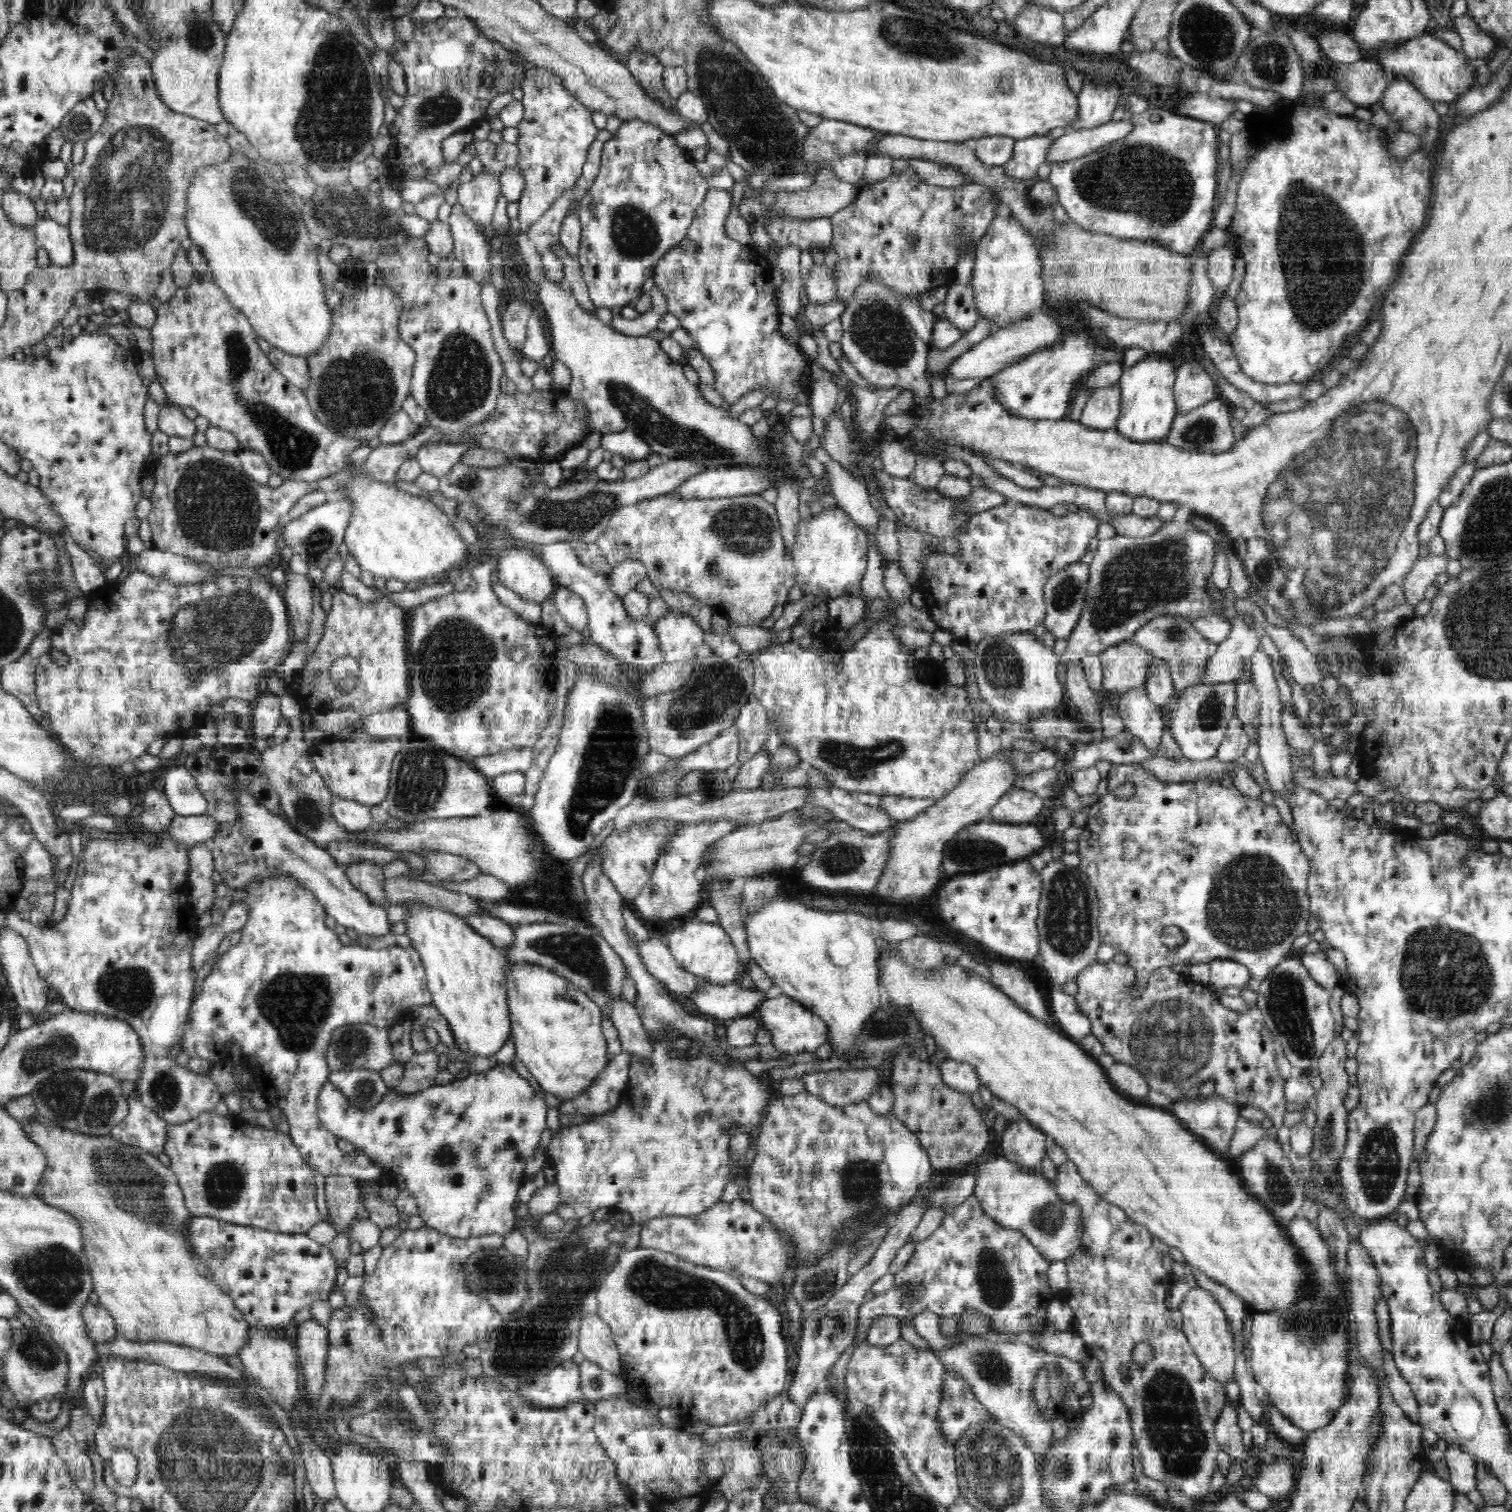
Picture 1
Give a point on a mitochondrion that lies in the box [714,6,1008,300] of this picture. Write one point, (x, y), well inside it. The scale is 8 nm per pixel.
(910, 37)

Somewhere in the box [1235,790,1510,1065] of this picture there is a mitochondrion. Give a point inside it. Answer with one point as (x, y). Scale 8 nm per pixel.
(1445, 976)

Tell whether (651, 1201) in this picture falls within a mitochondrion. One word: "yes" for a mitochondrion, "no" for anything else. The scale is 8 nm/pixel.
no

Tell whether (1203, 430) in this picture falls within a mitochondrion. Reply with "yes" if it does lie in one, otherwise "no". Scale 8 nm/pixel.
yes

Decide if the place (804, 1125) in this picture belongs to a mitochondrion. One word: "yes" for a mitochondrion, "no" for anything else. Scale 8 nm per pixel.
no

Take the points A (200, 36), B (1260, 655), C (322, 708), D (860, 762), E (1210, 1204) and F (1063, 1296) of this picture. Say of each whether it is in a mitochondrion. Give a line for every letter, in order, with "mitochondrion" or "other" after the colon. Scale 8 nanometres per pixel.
A: mitochondrion
B: other
C: other
D: mitochondrion
E: other
F: other

